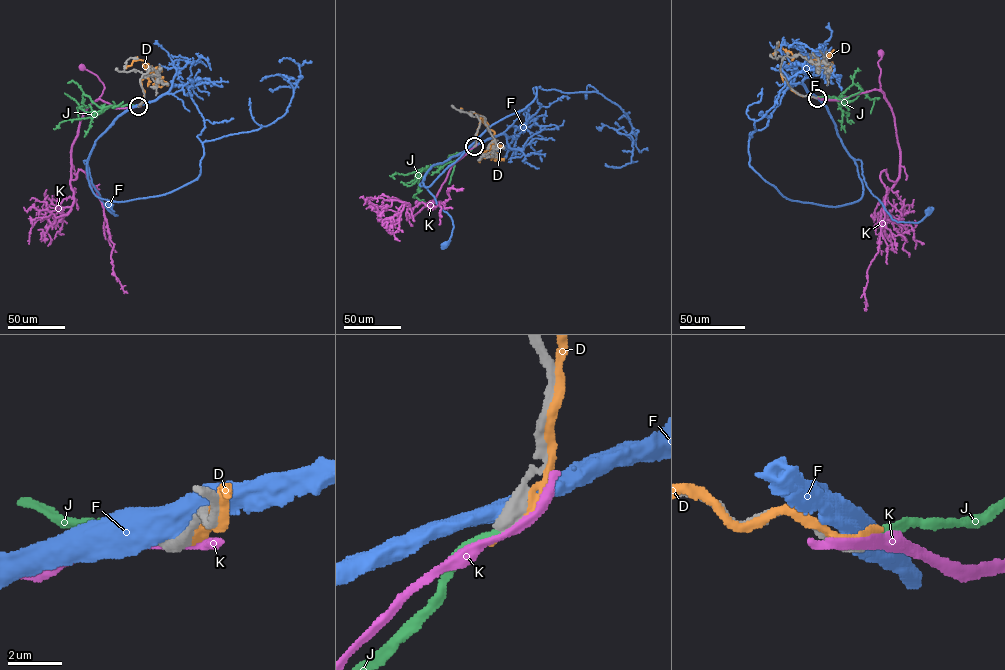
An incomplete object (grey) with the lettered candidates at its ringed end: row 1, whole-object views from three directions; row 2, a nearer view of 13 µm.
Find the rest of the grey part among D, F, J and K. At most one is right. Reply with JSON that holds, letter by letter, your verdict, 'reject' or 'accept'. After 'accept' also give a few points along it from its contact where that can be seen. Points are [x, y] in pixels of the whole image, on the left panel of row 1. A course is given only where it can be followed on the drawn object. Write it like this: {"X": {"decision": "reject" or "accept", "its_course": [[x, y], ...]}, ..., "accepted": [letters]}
{"D": {"decision": "reject"}, "F": {"decision": "reject"}, "J": {"decision": "accept", "its_course": [[138, 106], [100, 108], [83, 94], [84, 105], [77, 108], [80, 120]]}, "K": {"decision": "reject"}, "accepted": ["J"]}

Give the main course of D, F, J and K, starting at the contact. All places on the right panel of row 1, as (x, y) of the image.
D: (816, 98), (802, 96), (791, 90), (783, 80), (781, 69), (799, 54), (815, 58), (827, 76), (830, 74)
F: (816, 97), (827, 107), (846, 151), (861, 162), (866, 185), (892, 219), (918, 222), (929, 210)
J: (816, 98), (827, 96), (837, 100), (854, 83), (874, 100), (870, 113)
K: (816, 98), (839, 100), (880, 90), (878, 62), (880, 53)

